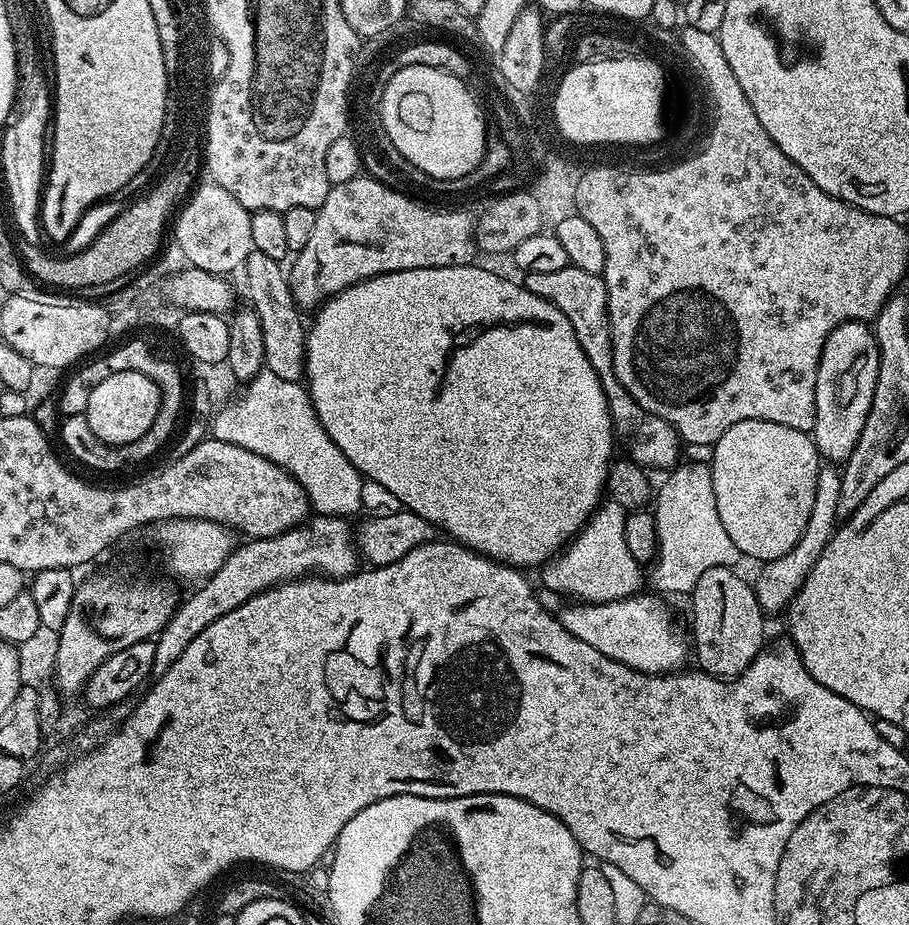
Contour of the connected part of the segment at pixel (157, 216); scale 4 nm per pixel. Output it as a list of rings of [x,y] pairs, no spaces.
[[[184,168],[184,172],[176,172],[176,176],[172,176],[164,188],[153,192],[148,200],[137,195],[133,204],[124,206],[121,213],[85,249],[72,255],[51,256],[43,252],[40,244],[25,243],[18,252],[23,269],[34,281],[41,285],[49,284],[52,288],[100,288],[103,284],[112,284],[130,275],[135,268],[140,270],[148,264],[147,260],[159,250],[164,240],[164,227],[167,224],[169,227],[178,205],[193,188],[188,183],[188,168]]]

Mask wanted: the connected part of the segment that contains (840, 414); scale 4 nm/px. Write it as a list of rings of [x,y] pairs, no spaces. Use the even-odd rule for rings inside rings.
[[[848,320],[826,338],[818,362],[816,417],[810,433],[825,461],[843,462],[850,458],[870,414],[879,365],[876,334],[867,323]]]

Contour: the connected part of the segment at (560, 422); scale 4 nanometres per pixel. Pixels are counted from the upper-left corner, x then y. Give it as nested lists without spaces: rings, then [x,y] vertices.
[[[463,264],[453,268],[423,268],[422,270],[402,270],[401,272],[391,272],[390,274],[378,274],[371,276],[369,280],[359,280],[357,284],[351,284],[346,290],[329,296],[324,303],[319,305],[315,313],[316,321],[310,324],[306,332],[304,341],[304,366],[306,369],[306,387],[308,395],[312,397],[312,405],[330,438],[346,454],[346,458],[357,468],[360,475],[372,480],[380,488],[385,488],[394,499],[397,505],[403,506],[407,511],[418,514],[426,518],[426,522],[435,524],[441,533],[449,532],[451,539],[455,543],[464,545],[465,548],[473,548],[481,556],[488,556],[498,564],[510,564],[513,568],[521,570],[535,569],[537,566],[543,566],[557,555],[572,540],[588,521],[588,517],[597,509],[601,503],[602,497],[606,492],[608,483],[608,467],[612,465],[614,453],[612,453],[612,444],[614,448],[614,433],[612,431],[612,411],[608,408],[609,393],[604,392],[605,381],[596,373],[594,366],[590,366],[590,358],[582,350],[578,338],[574,334],[574,326],[570,326],[570,318],[558,310],[546,298],[538,298],[531,290],[524,287],[523,283],[515,284],[501,276],[499,271],[491,272],[488,268],[476,268],[472,264]]]

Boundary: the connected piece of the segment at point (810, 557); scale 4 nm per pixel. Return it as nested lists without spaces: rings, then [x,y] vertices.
[[[836,466],[821,467],[818,474],[818,486],[814,486],[814,510],[810,514],[810,522],[806,522],[806,530],[802,530],[802,538],[798,538],[790,554],[782,554],[782,558],[767,561],[761,567],[764,569],[761,570],[760,577],[754,580],[756,598],[765,613],[783,613],[787,609],[788,604],[796,597],[796,592],[802,586],[802,582],[810,574],[814,562],[818,562],[822,550],[826,550],[833,532],[838,527],[836,507],[838,494],[842,494],[840,473],[841,469]]]

